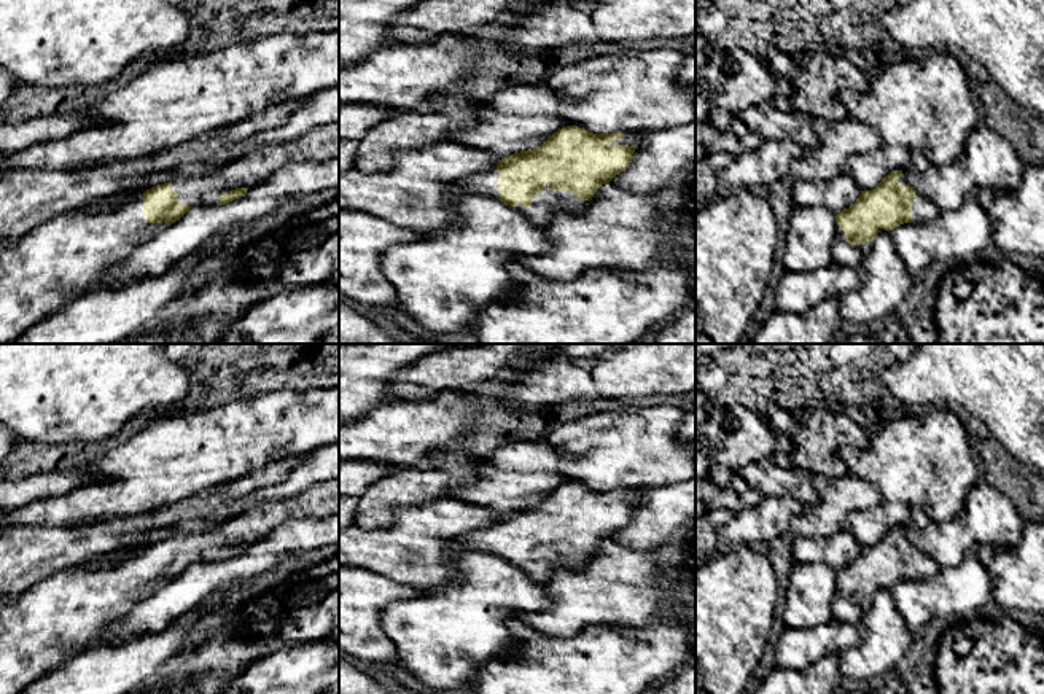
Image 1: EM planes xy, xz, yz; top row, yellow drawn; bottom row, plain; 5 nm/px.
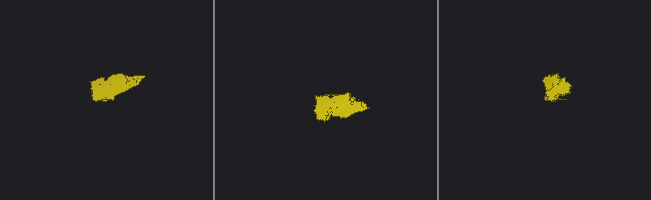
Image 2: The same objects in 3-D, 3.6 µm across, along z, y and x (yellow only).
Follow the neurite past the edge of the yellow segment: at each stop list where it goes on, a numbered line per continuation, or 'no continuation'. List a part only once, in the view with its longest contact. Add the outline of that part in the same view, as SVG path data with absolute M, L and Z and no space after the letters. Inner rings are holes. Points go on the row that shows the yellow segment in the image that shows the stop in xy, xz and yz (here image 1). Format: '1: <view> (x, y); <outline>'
1: xz (629, 139); M624 132L624 137L621 140L613 140L611 145L617 146L617 145L629 145L632 146L640 137L641 137L643 132Z
2: xz (546, 204); M547 183L544 189L533 197L533 204L525 209L522 202L517 210L536 226L547 226L559 212L581 213L589 205L589 201L578 199L570 191L552 191Z

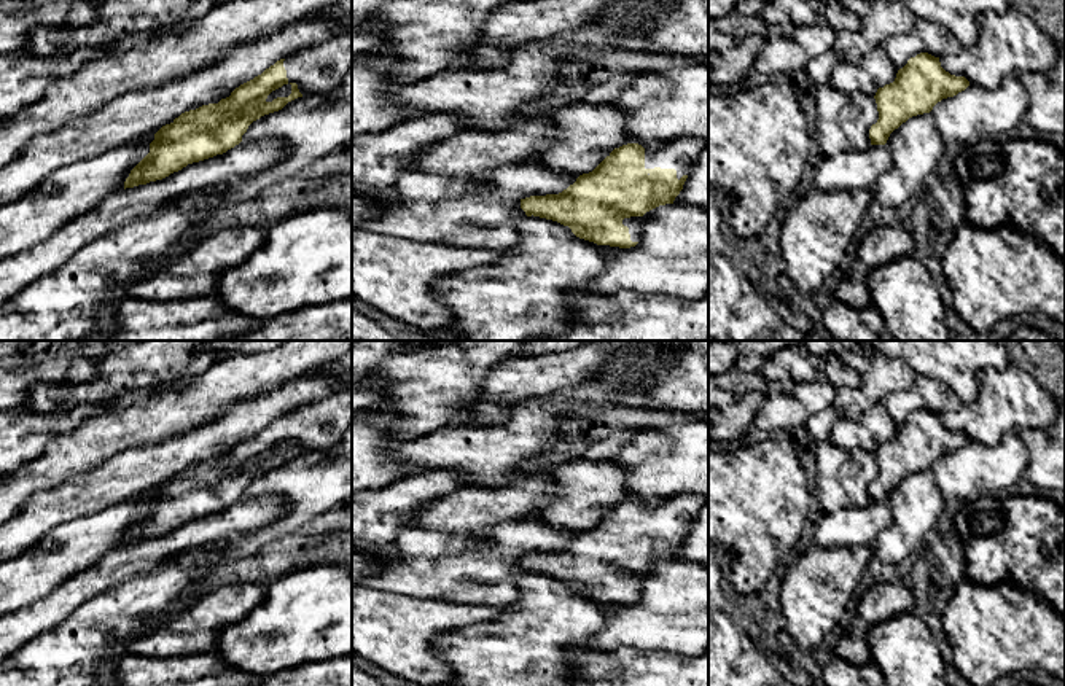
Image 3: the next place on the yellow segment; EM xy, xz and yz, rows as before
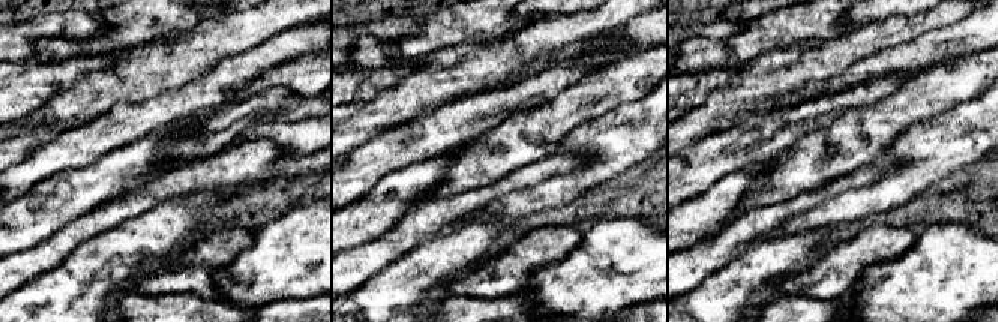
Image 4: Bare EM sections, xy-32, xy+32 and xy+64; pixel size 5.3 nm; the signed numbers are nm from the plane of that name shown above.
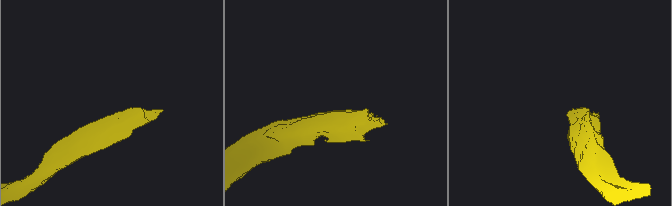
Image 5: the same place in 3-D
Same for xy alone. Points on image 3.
1: xy (317, 69); M352 29L290 54L283 67L288 83L296 83L301 94L333 91L352 70Z

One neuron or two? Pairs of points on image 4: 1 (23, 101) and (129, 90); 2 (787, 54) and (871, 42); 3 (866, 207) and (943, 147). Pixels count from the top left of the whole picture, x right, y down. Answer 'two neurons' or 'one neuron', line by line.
1: two neurons
2: one neuron
3: one neuron

